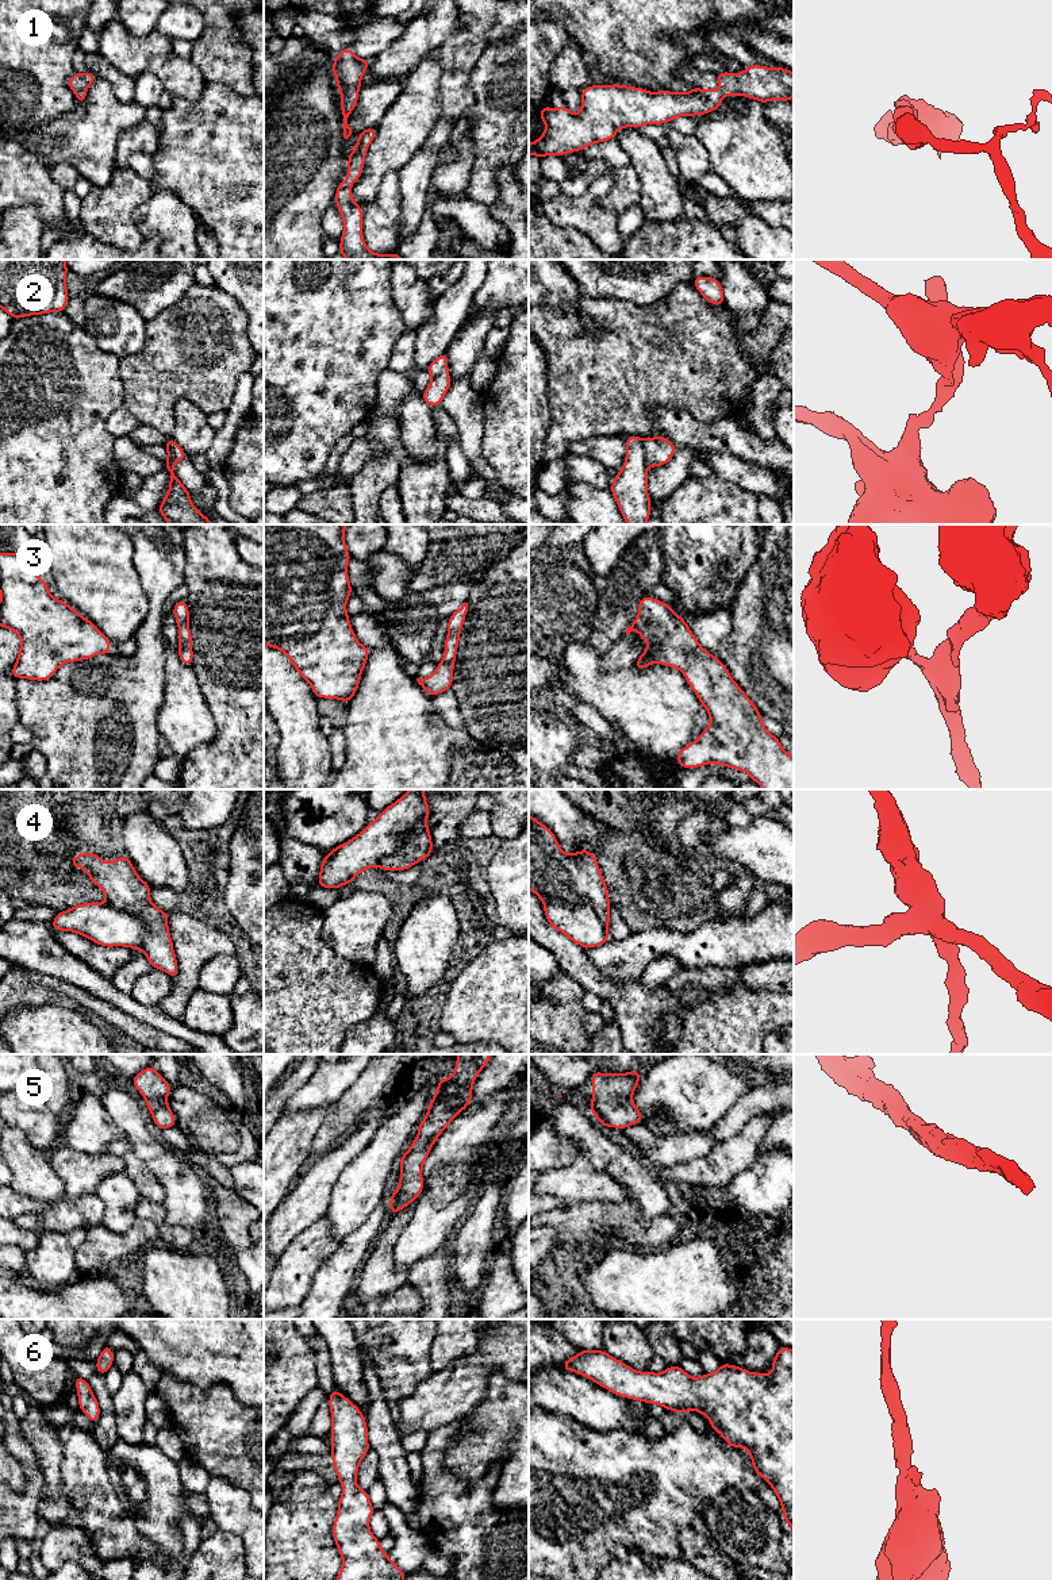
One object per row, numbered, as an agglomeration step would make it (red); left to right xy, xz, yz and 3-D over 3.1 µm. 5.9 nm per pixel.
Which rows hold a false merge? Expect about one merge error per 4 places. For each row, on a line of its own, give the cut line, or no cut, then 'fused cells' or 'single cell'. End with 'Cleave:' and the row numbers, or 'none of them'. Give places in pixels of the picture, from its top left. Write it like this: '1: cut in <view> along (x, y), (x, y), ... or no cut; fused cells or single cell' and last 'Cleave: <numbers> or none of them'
1: no cut; single cell
2: cut in yz along (642, 441), (648, 465); fused cells
3: no cut; single cell
4: cut in yz along (545, 903), (587, 904), (606, 929); fused cells
5: no cut; single cell
6: no cut; single cell
Cleave: 2, 4

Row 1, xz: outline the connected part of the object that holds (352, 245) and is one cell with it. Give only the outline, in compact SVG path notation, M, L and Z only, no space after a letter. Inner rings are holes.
M376 127L360 132L358 141L348 158L348 176L339 181L334 201L343 220L343 232L339 241L339 254L346 260L403 260L398 253L379 254L370 251L362 235L362 207L356 204L352 185L360 180L369 145L376 137Z

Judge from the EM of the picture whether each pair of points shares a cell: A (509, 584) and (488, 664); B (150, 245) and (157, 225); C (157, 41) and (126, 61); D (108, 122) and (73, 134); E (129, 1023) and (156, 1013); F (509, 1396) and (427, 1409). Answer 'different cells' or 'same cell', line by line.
A: same cell
B: different cells
C: same cell
D: same cell
E: different cells
F: different cells

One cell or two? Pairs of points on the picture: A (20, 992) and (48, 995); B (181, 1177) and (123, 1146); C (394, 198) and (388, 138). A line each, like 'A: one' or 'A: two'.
A: one
B: two
C: two

